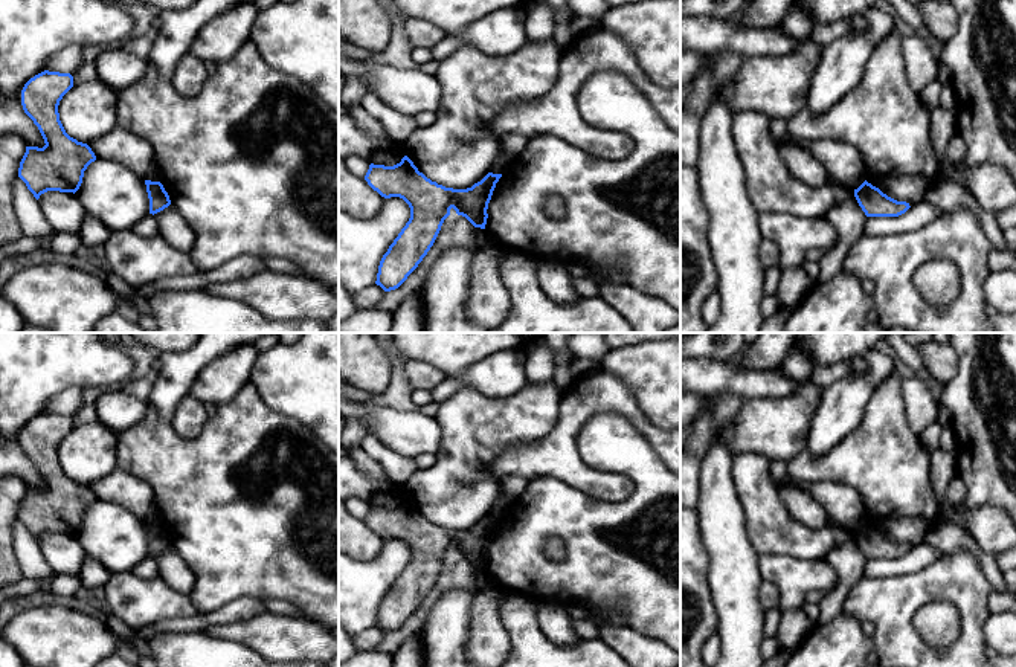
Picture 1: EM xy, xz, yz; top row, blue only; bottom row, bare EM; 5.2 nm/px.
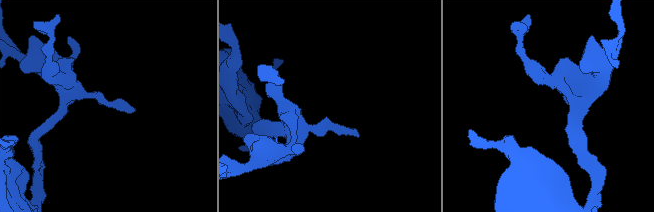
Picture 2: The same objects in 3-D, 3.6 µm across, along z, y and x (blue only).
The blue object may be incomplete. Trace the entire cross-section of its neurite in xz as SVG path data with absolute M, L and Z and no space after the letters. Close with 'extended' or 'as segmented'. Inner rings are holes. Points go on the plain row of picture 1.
M407 498L394 508L371 505L368 527L384 540L403 540L410 549L409 563L380 603L375 626L384 633L398 630L433 588L452 549L474 569L485 571L488 545L500 519L488 514L471 530L453 531L427 520Z; as segmented

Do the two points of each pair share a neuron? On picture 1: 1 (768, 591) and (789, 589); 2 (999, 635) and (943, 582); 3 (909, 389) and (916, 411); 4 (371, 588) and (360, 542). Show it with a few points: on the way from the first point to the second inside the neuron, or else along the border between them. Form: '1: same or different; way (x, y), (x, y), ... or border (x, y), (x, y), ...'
1: different; border (763, 579), (775, 586), (778, 605)
2: different; border (990, 612), (984, 623), (984, 646)
3: same; way (914, 394), (916, 406)
4: different; border (385, 541), (374, 557), (354, 559)

